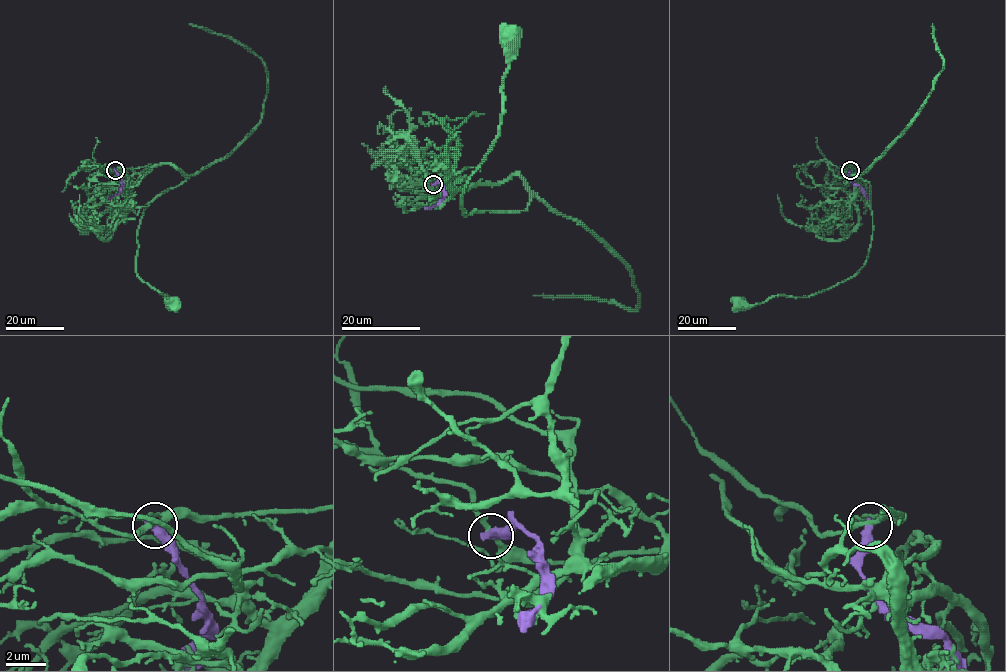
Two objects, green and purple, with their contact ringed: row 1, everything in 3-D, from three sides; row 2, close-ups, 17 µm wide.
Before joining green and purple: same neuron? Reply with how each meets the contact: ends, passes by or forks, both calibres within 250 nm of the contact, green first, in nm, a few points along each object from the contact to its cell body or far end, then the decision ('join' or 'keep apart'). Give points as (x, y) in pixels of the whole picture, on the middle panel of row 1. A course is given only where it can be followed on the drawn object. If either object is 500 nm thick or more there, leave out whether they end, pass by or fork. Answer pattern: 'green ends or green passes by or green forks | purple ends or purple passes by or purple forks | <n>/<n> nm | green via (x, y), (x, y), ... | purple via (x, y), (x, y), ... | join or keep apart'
green passes by | purple ends | 240/480 nm | green via (433, 184), (515, 175), (529, 205), (465, 215), (462, 204), (497, 135), (511, 32) | purple via (433, 184), (440, 183), (443, 197), (424, 209) | keep apart

